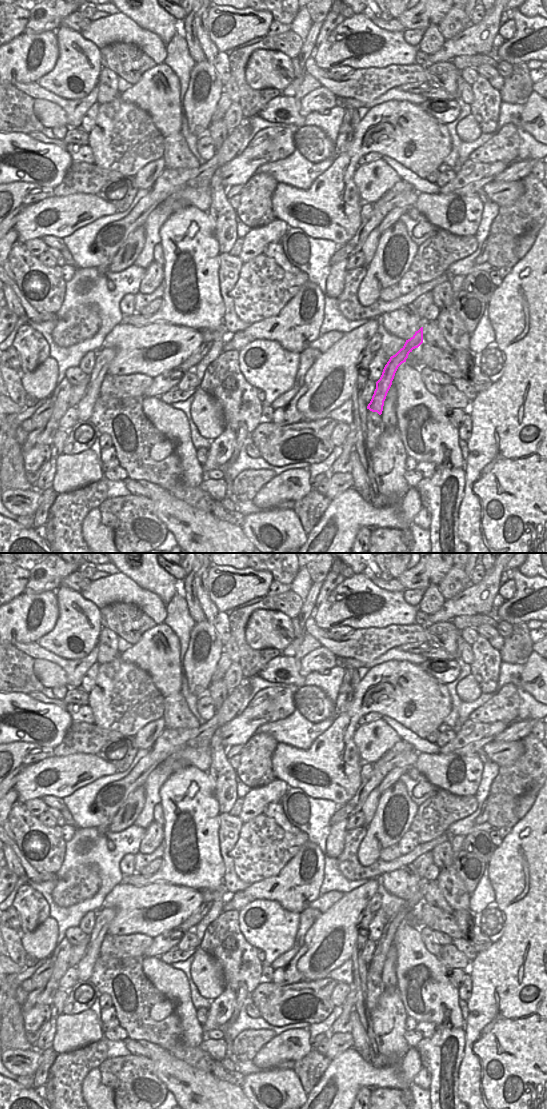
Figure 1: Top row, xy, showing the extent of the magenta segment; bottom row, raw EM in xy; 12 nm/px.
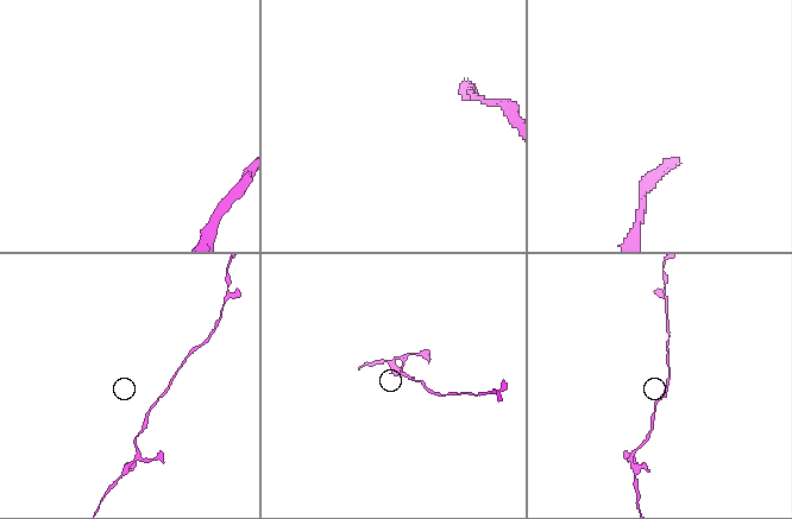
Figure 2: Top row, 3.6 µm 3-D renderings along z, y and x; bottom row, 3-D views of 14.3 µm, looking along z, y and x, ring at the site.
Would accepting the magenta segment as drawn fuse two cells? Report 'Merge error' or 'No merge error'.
No merge error

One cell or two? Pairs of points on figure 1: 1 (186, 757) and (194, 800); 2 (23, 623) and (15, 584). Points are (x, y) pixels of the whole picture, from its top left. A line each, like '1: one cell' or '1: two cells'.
1: two cells
2: two cells

